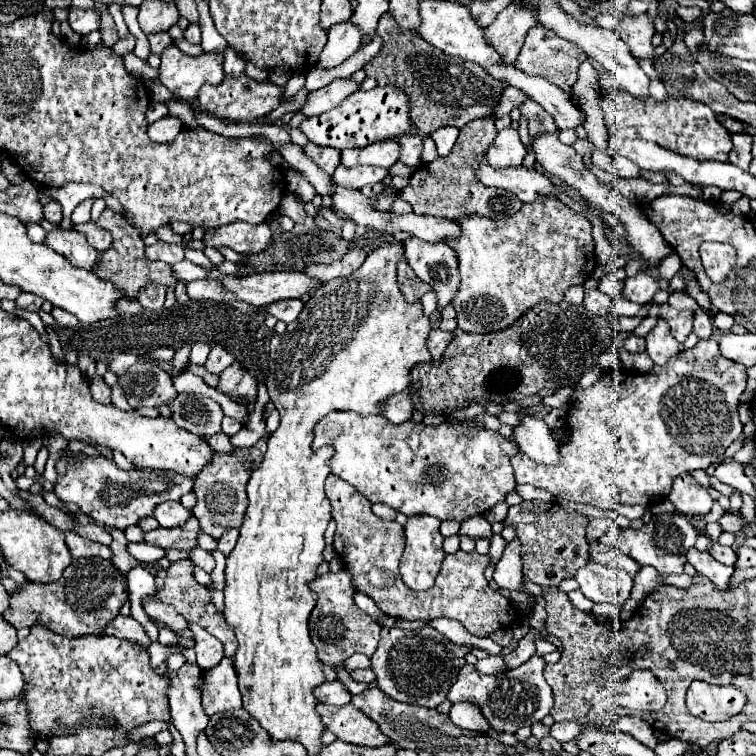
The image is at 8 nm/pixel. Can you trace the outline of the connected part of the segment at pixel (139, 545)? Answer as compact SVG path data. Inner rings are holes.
M130 542L126 546L126 550L128 550L128 554L132 558L136 558L138 562L144 562L144 564L156 562L156 560L160 560L164 556L164 550L162 548L152 546L152 544L146 544L146 542Z

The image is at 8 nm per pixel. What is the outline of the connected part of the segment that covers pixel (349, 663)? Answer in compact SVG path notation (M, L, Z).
M354 654L344 662L346 670L356 670L356 668L370 668L370 658L364 654Z

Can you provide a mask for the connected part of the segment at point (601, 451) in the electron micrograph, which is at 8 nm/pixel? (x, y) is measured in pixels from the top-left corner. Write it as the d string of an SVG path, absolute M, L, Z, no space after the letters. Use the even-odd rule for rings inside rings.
M700 340L694 348L690 350L682 350L676 358L670 358L664 366L654 366L648 374L626 374L626 370L604 370L602 376L596 380L594 386L582 390L582 388L574 388L572 394L572 410L570 416L566 418L566 426L568 432L572 432L572 442L568 442L566 446L560 446L560 454L562 454L562 462L560 466L544 466L540 462L532 462L524 452L518 452L516 456L510 458L510 464L514 468L514 478L518 484L532 484L536 488L548 490L550 494L562 494L568 496L570 500L578 502L578 504L594 504L602 510L612 510L616 504L642 504L642 506L650 506L656 504L660 500L664 500L668 496L668 492L672 490L672 482L690 470L706 470L710 466L710 462L714 462L718 456L724 454L724 450L742 434L742 424L738 420L738 402L740 402L740 394L746 388L746 366L740 366L734 360L728 360L720 354L718 342L716 340Z

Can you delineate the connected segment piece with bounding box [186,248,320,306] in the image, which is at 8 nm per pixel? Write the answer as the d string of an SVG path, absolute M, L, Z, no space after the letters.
M186 250L186 260L198 264L200 268L204 268L208 274L206 274L206 280L220 280L222 286L226 288L226 292L234 294L236 300L240 302L248 302L248 304L254 304L254 306L266 306L266 304L272 304L280 298L302 298L308 290L316 290L320 286L318 280L306 276L306 274L300 274L300 272L262 272L262 274L250 274L250 276L226 276L222 274L216 264L212 264L202 250Z

